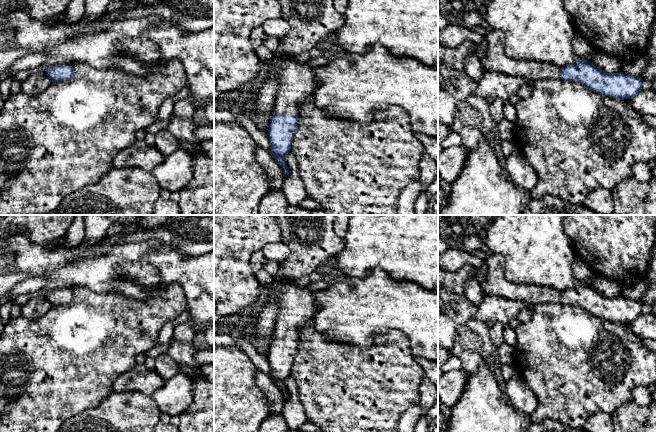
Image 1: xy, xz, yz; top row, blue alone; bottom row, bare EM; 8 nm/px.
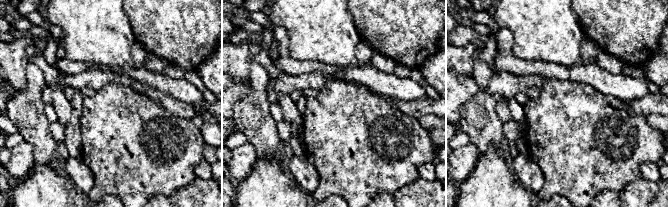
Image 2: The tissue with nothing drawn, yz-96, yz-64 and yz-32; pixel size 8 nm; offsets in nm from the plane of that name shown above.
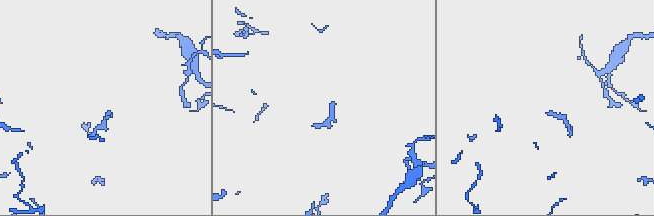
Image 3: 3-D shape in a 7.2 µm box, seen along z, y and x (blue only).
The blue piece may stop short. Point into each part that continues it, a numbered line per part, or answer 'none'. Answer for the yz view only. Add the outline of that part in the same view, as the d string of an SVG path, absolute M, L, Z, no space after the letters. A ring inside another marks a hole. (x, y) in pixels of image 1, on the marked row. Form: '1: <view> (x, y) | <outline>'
1: yz (495, 59) | M491 29L485 36L485 40L486 55L481 60L484 69L521 76L530 82L539 79L560 79L561 67L555 64L509 58L504 52L504 34L501 31Z

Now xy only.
none

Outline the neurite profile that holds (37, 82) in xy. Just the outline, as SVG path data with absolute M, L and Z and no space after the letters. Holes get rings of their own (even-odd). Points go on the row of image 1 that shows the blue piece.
M40 68L31 71L29 77L22 82L22 92L29 96L37 96L45 91L52 81L46 75L45 69Z

